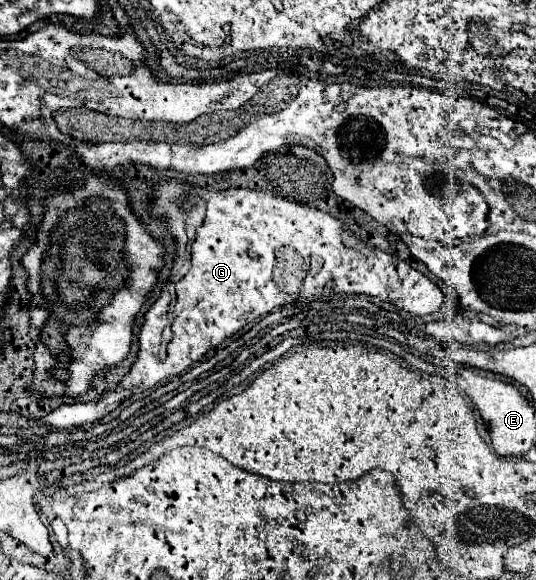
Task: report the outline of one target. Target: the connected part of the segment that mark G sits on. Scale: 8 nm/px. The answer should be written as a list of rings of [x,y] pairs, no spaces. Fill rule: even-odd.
[[[176,179],[160,182],[154,190],[151,213],[164,217],[164,221],[170,225],[170,231],[178,241],[178,257],[174,258],[169,280],[162,288],[162,295],[144,315],[138,359],[114,393],[108,393],[92,403],[62,405],[49,413],[52,429],[70,429],[74,425],[100,421],[102,417],[112,413],[118,403],[122,403],[126,397],[142,393],[164,379],[188,371],[210,349],[216,349],[226,337],[234,335],[244,325],[300,299],[316,299],[320,295],[332,293],[372,295],[386,303],[398,305],[398,309],[414,315],[432,315],[438,313],[444,305],[444,295],[440,287],[432,283],[426,275],[422,275],[420,271],[416,271],[406,261],[394,255],[388,255],[374,247],[366,247],[360,239],[348,239],[348,231],[344,229],[344,225],[320,209],[298,205],[266,191],[214,191],[199,186],[193,188]]]

